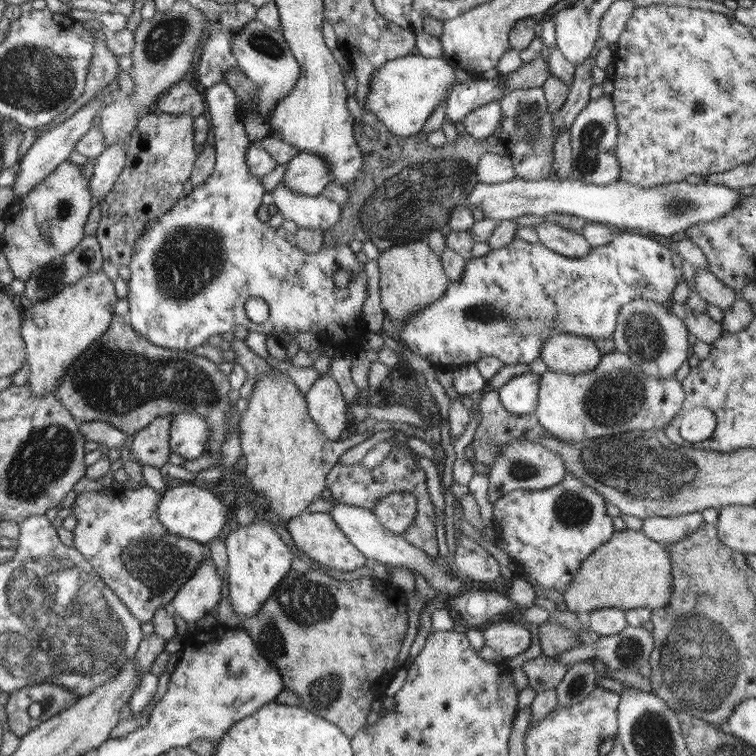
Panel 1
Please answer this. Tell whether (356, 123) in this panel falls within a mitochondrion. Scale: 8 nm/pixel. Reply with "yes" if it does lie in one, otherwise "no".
no

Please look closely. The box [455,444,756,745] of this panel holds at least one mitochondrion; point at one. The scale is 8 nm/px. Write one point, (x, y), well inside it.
(698, 665)

